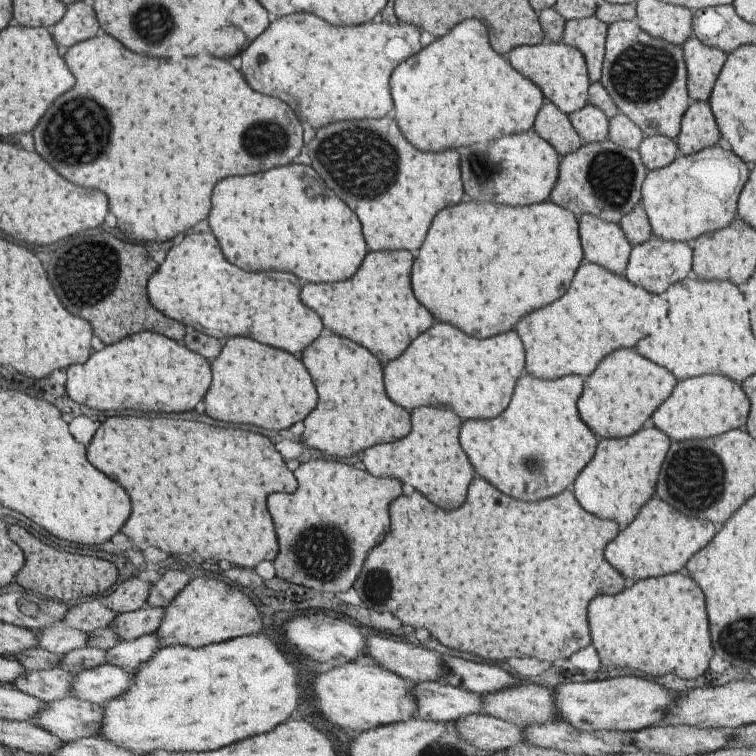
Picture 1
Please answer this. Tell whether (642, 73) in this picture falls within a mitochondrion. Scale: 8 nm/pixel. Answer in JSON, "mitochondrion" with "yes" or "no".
{"mitochondrion":"yes"}

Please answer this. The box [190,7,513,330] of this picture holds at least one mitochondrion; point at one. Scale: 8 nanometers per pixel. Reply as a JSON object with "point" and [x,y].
{"point":[338,152]}

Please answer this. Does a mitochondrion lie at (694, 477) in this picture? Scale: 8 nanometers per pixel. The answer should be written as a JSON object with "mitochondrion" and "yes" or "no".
{"mitochondrion":"yes"}

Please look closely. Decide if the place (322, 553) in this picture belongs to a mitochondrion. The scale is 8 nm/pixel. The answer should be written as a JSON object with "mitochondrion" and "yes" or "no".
{"mitochondrion":"yes"}

